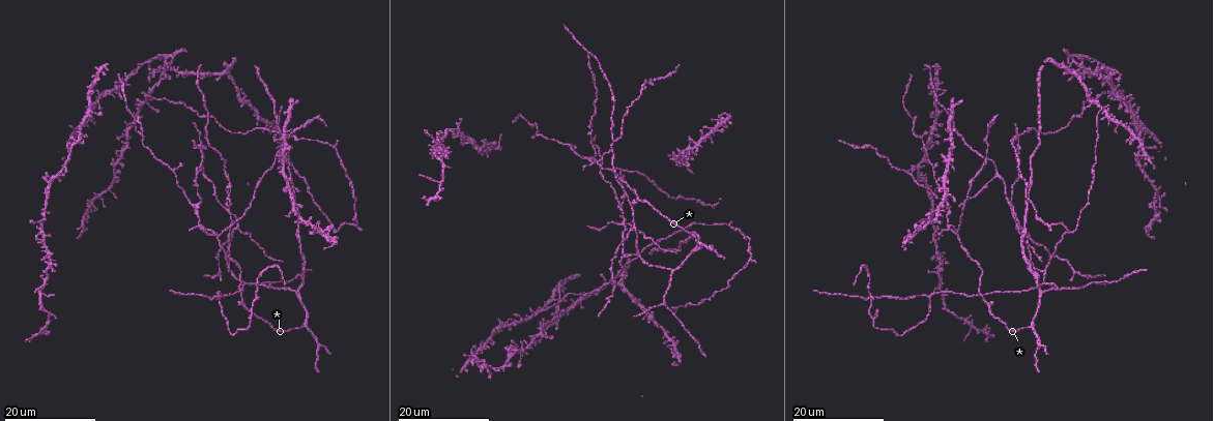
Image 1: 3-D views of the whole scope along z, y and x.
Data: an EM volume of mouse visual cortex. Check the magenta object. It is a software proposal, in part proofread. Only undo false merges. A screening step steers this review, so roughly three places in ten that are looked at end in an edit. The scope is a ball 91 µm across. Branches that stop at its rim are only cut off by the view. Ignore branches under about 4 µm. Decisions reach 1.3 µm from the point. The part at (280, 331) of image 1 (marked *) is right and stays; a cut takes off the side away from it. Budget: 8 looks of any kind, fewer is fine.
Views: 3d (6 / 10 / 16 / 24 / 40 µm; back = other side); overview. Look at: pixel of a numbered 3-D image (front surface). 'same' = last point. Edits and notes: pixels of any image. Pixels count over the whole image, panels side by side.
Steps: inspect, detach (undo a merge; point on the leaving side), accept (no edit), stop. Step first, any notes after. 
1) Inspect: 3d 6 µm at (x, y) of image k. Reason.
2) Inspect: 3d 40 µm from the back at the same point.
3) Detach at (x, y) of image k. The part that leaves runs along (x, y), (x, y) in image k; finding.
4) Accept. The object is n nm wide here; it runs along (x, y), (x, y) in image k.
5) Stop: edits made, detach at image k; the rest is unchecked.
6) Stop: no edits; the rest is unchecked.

Inspect: 3d 24 µm at (624, 255) of image 1. Small branch off a trunk.

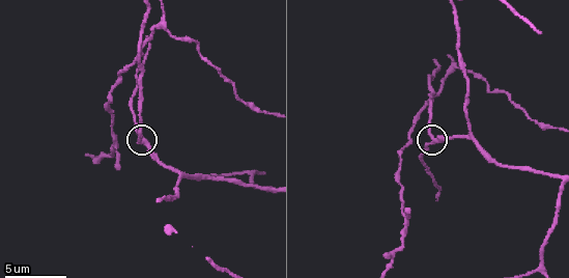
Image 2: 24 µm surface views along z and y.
Inspect: 3d 6 µm at (433, 136) of image 2.

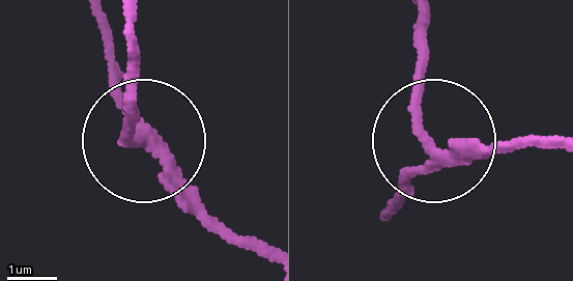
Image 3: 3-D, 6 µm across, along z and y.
Accept. It runs along (268, 250), (231, 233), (158, 146), (112, 52) in image 3; all the same neuron.

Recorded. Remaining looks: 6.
Inspect: 3d 16 µm at (625, 222) of image 1. Three arms meet.

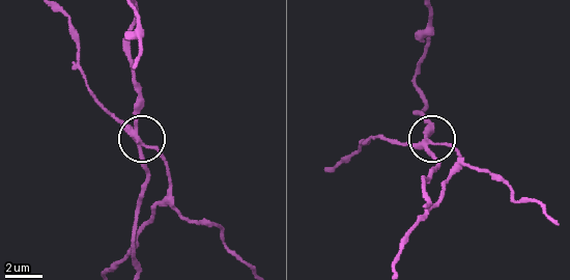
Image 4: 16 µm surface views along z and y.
Inspect: 3d 10 µm at (143, 143) of image 4.

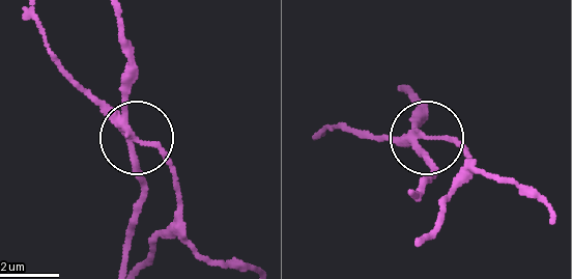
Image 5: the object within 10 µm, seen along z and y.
Detach at (160, 152) of image 5. 3 arms meet here; two neurons meet here.

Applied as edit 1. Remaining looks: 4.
Inspect: overview.

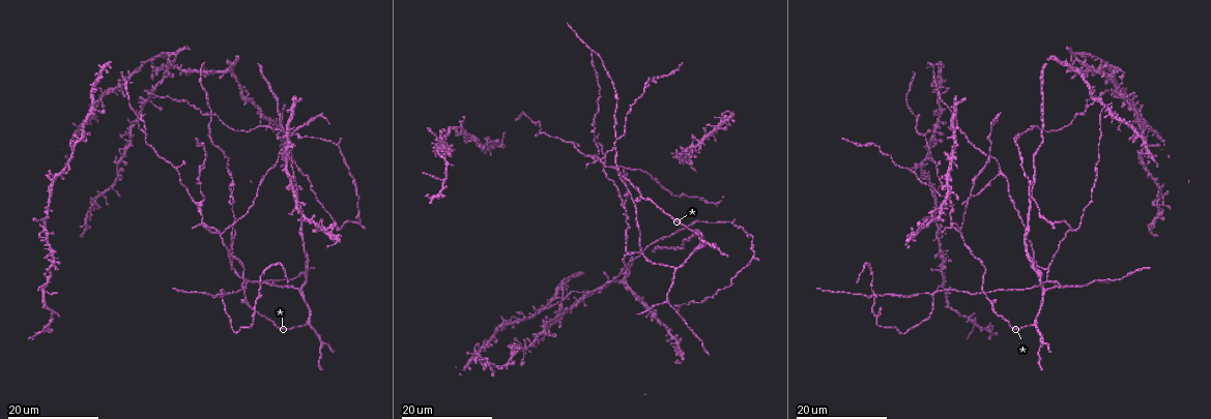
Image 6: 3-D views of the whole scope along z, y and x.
Inspect: 3d 16 µm at (1037, 323) of image 6. Three-way junction.

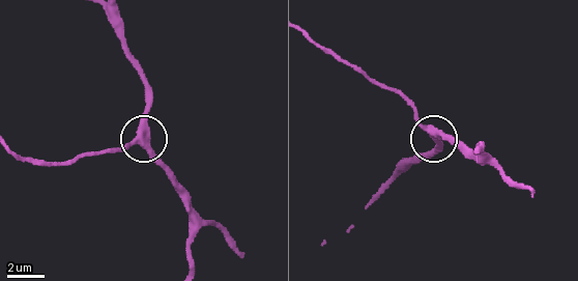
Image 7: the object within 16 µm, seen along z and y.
Inspect: 3d 6 µm at (436, 131) of image 7.

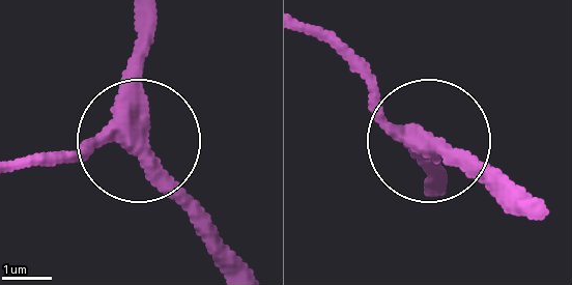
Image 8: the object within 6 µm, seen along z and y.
Accept. The object is 360 nm wide here; it runs along (310, 30), (384, 117), (504, 174) in image 8; one neuron here.

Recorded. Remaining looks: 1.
Stop: edits made, detach at image 5; the rest is unchecked.

